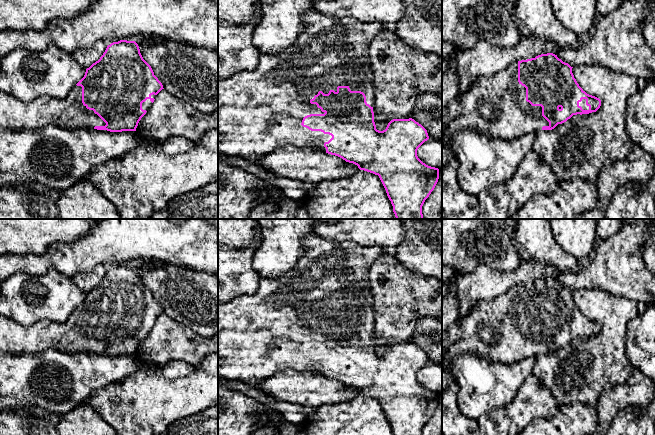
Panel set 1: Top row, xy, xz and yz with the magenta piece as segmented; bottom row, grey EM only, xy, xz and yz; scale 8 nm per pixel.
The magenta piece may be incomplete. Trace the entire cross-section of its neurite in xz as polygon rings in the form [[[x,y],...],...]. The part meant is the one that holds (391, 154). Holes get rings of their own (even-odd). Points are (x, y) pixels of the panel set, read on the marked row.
[[[314,8],[303,13],[302,21],[305,25],[304,31],[285,50],[278,54],[261,54],[258,66],[253,71],[241,71],[226,79],[218,78],[218,156],[237,158],[250,164],[255,164],[258,159],[263,158],[266,154],[282,145],[313,146],[328,154],[338,156],[346,162],[357,165],[360,170],[378,175],[391,201],[396,219],[424,219],[422,206],[434,190],[439,179],[439,169],[426,165],[417,156],[418,148],[429,139],[427,130],[412,118],[393,119],[383,131],[377,130],[374,122],[375,91],[369,47],[378,34],[386,31],[385,27],[380,23],[364,23],[354,18],[333,18],[322,14]]]

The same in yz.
[[[553,53],[511,63],[492,77],[477,78],[459,99],[463,112],[445,130],[449,140],[462,129],[489,137],[514,140],[539,130],[552,130],[573,115],[596,112],[601,100],[587,94],[577,83],[568,63]]]

